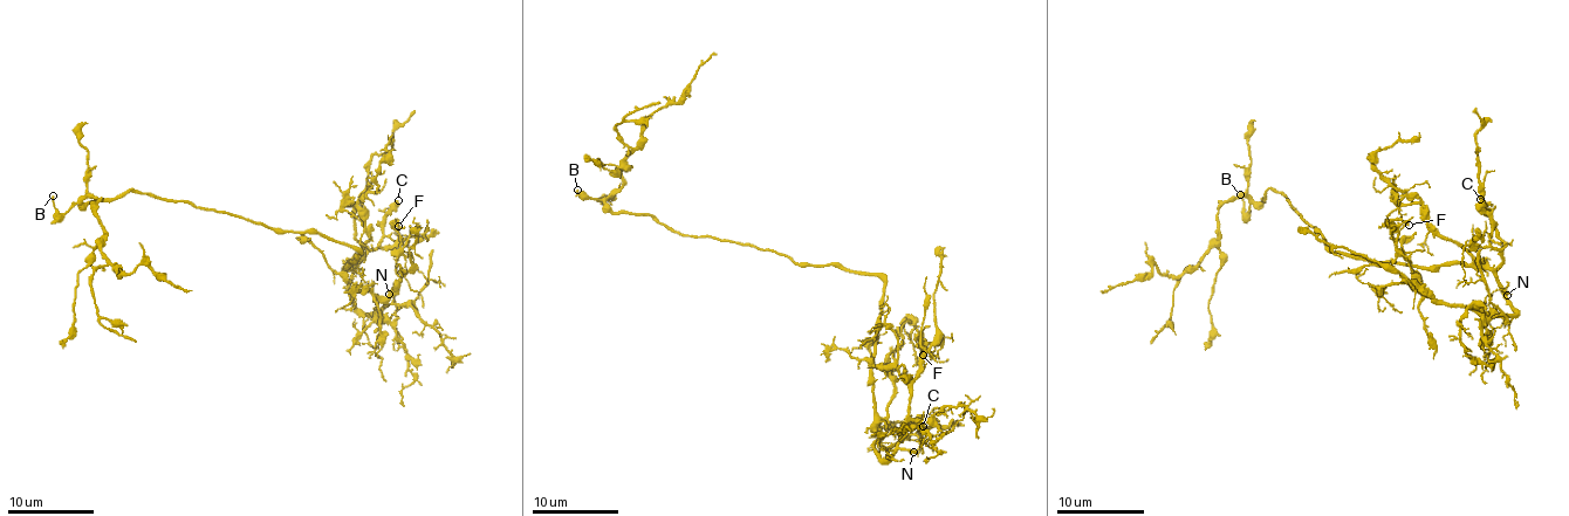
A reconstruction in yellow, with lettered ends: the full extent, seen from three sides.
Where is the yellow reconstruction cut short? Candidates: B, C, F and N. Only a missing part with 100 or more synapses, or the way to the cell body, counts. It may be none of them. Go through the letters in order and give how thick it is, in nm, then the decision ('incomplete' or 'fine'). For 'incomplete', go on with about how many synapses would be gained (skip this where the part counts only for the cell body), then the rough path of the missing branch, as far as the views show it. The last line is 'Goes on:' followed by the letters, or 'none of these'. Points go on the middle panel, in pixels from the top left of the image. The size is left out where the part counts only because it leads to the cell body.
B: 130 nm | fine
C: 500 nm | fine
F: 200 nm | fine
N: 180 nm | fine
Goes on: none of these

